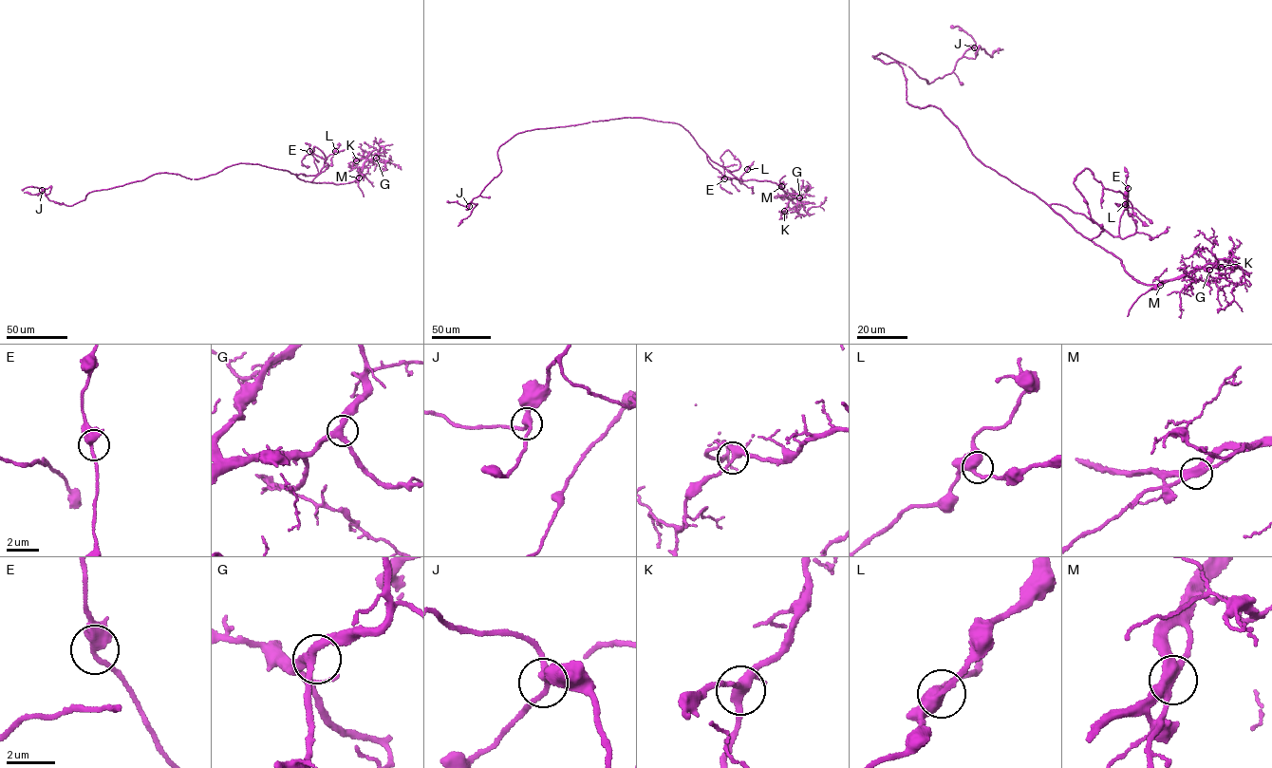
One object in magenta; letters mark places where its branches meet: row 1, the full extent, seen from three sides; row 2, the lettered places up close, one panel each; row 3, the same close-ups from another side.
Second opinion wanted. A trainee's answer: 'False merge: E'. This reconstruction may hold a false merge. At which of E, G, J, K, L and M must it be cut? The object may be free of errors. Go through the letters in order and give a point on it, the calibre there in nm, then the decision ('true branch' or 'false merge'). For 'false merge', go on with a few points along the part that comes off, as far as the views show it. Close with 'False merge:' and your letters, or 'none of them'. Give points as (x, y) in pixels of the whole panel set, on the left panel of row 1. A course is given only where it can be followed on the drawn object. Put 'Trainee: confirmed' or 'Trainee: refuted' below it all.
E: at (309, 151); 360 nm thick; true branch
G: at (376, 158); 300 nm thick; true branch
J: at (42, 190); 280 nm thick; true branch
K: at (356, 160); 340 nm thick; true branch
L: at (335, 151); 400 nm thick; true branch
M: at (359, 177); 320 nm thick; true branch
False merge: none of them
Trainee: refuted

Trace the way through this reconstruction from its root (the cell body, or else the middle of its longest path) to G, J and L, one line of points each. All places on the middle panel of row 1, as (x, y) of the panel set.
G: (628, 118), (679, 123), (711, 160), (738, 178), (770, 180), (782, 187), (789, 197), (799, 197)
J: (628, 118), (516, 133), (500, 145), (497, 152), (501, 172), (469, 206)
L: (628, 118), (681, 124), (706, 154), (711, 165), (723, 176), (736, 178), (740, 183), (740, 176), (747, 169)

